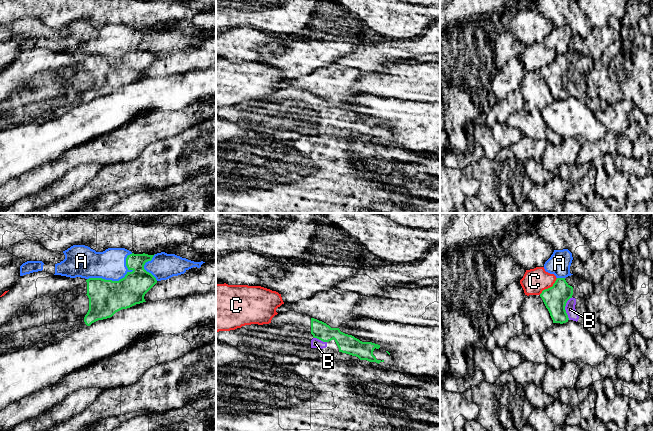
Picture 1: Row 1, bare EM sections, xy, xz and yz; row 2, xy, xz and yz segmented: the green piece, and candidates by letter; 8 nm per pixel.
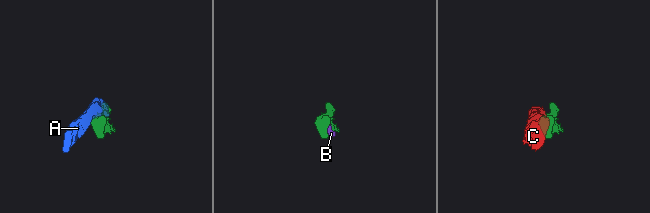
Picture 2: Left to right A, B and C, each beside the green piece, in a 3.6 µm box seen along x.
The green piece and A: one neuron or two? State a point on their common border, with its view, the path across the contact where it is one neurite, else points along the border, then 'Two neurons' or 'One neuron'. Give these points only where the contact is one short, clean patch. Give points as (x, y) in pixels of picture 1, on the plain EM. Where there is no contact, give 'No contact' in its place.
Touches green at xy (119, 56). Two neurons

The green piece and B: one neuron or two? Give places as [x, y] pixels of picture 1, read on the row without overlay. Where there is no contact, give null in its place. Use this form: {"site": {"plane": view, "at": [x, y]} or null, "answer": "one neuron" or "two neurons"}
{"site": {"plane": "yz", "at": [564, 84]}, "answer": "one neuron"}

